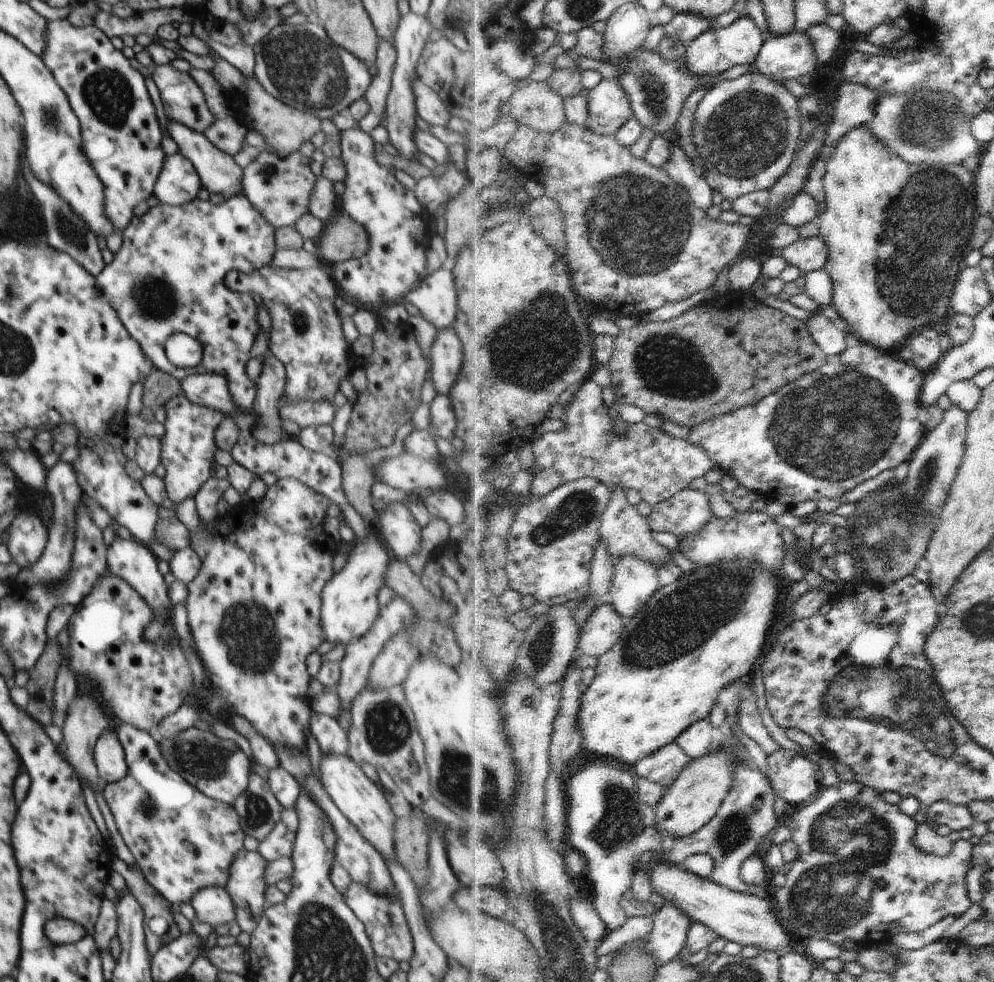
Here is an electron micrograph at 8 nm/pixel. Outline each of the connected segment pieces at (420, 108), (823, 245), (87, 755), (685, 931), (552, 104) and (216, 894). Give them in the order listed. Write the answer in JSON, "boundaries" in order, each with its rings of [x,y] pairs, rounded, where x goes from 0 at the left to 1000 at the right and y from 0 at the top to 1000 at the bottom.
{"boundaries":[[[[422,79],[415,84],[415,93],[420,104],[420,117],[432,127],[450,129],[455,117],[441,96]]],[[[806,242],[787,256],[787,261],[794,269],[805,272],[811,280],[829,274],[836,260],[834,248],[830,242]]],[[[75,708],[67,721],[67,728],[62,739],[64,754],[58,759],[59,765],[71,778],[71,781],[75,782],[79,792],[86,792],[95,807],[97,804],[105,804],[106,797],[100,792],[98,780],[95,776],[94,764],[102,747],[113,739],[113,733],[110,734],[111,730],[105,726],[102,716],[98,709]]],[[[670,916],[659,934],[659,946],[652,954],[650,967],[658,970],[665,984],[668,984],[686,969],[698,939],[680,918]]],[[[523,81],[513,104],[513,116],[525,127],[536,128],[542,134],[555,134],[570,123],[568,100],[551,82]]],[[[207,903],[198,907],[191,919],[199,939],[213,944],[236,937],[236,923],[232,910],[225,903]]]]}

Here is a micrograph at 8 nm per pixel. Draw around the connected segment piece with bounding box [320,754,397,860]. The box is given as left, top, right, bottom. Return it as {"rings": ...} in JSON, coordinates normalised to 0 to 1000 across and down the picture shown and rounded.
{"rings":[[[325,769],[322,782],[324,800],[362,849],[386,873],[397,875],[397,835],[394,822],[386,811],[385,801],[375,796],[357,776],[346,769]]]}

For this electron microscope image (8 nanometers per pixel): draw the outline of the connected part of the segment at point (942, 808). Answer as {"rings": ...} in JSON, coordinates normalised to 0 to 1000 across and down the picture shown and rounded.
{"rings":[[[955,815],[940,817],[939,820],[935,821],[932,831],[938,835],[938,840],[950,839],[958,846],[976,844],[981,837],[972,820],[963,820]]]}

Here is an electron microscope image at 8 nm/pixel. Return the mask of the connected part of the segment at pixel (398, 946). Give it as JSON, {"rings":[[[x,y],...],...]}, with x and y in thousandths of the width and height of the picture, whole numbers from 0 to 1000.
{"rings":[[[354,898],[345,911],[348,921],[367,943],[378,973],[396,976],[401,981],[405,978],[413,978],[418,970],[415,953],[400,914],[392,915],[387,911],[379,911],[371,907],[364,899],[359,898]]]}

